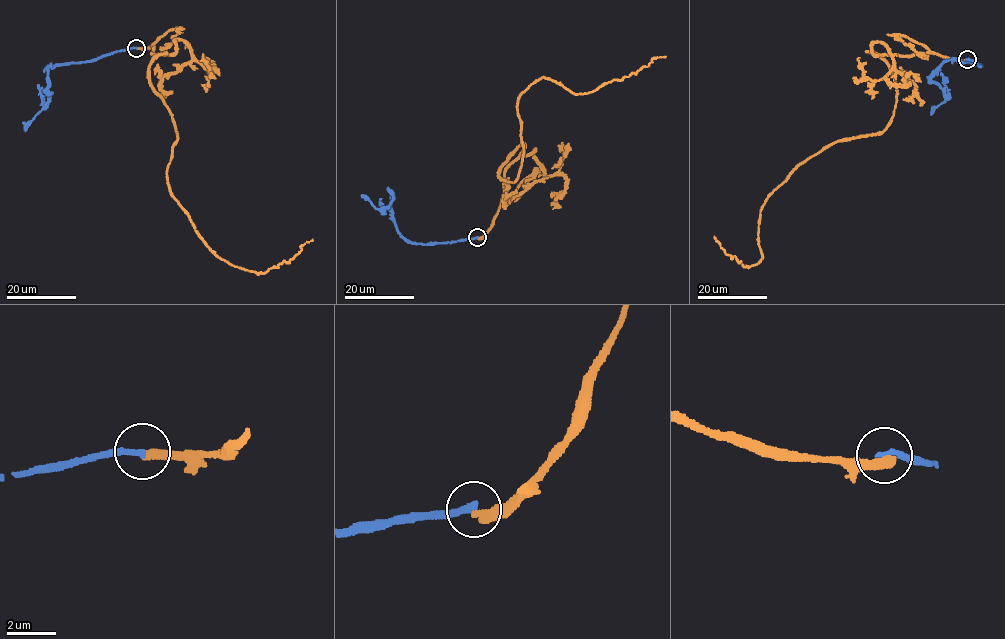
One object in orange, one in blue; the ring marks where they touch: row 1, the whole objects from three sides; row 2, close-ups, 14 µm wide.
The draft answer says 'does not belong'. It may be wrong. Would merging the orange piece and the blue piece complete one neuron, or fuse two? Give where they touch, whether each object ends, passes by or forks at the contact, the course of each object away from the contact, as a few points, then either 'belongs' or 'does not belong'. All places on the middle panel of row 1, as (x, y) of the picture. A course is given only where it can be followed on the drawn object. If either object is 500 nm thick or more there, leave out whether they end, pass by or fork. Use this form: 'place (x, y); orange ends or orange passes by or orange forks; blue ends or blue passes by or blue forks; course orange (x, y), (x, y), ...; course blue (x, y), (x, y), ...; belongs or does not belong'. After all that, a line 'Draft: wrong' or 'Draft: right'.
place (477, 237); orange ends; blue ends; course orange (477, 237), (524, 144), (499, 175), (509, 182), (518, 175), (520, 95), (544, 76), (591, 92), (665, 56); course blue (477, 237), (409, 243), (396, 227), (391, 210), (391, 192), (392, 201), (386, 207), (376, 208), (362, 195); does not belong
Draft: right

